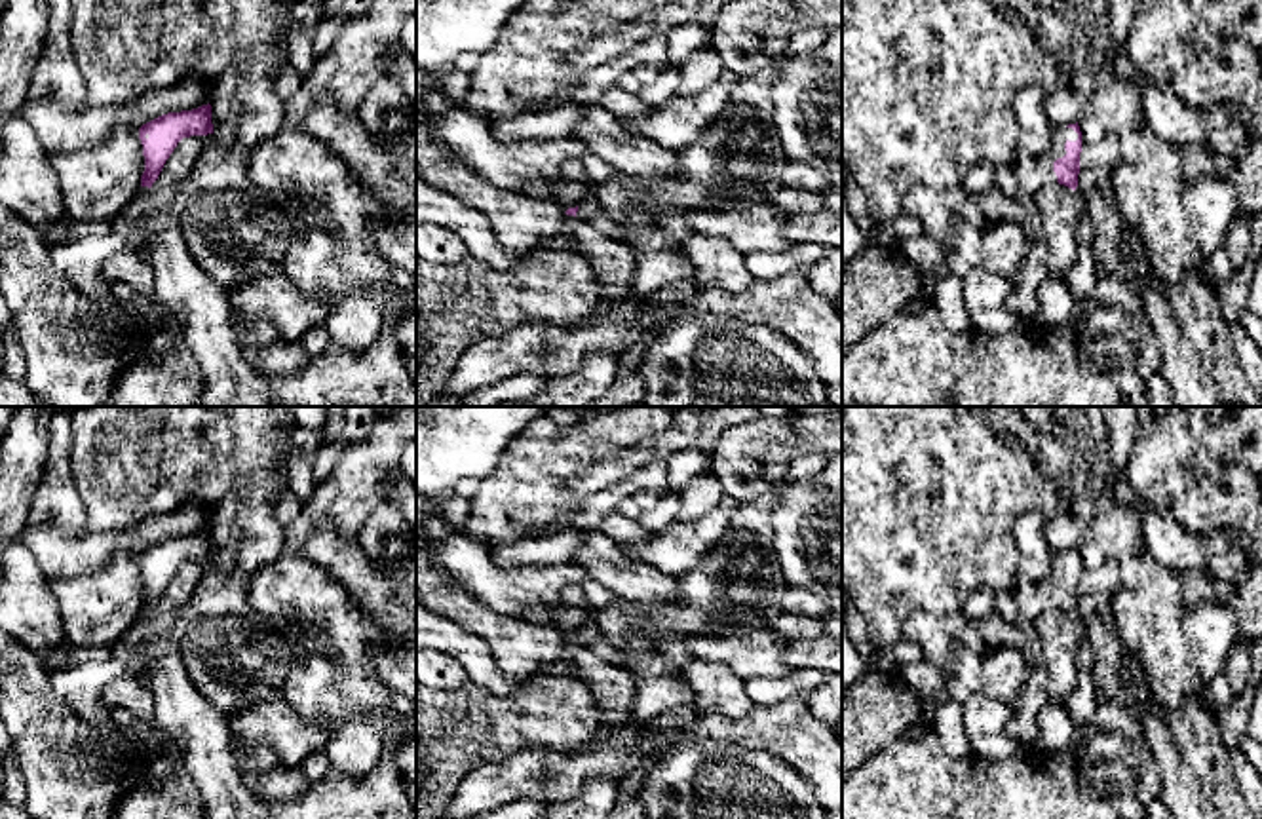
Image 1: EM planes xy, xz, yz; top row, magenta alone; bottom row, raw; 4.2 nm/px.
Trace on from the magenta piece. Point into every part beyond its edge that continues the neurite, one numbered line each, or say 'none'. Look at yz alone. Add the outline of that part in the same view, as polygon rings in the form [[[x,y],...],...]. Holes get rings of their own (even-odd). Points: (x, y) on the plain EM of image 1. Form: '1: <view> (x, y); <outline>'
1: yz (1032, 597); [[[1057,551],[1053,561],[1053,570],[1047,580],[1032,581],[1023,574],[1023,578],[1017,581],[1013,589],[1021,618],[1034,619],[1042,612],[1049,608],[1057,608],[1053,587],[1066,580],[1064,568],[1076,566],[1076,564],[1078,564],[1078,559],[1072,553]]]

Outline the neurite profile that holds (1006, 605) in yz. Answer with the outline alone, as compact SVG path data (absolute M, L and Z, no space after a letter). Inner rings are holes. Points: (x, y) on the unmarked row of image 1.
M1011 591L996 593L996 612L1000 612L1007 623L1015 623L1015 619L1021 616Z

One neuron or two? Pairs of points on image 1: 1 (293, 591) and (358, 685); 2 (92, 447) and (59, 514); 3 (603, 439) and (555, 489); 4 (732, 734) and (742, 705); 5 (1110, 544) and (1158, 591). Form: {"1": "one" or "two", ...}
{"1": "one", "2": "two", "3": "one", "4": "two", "5": "two"}

